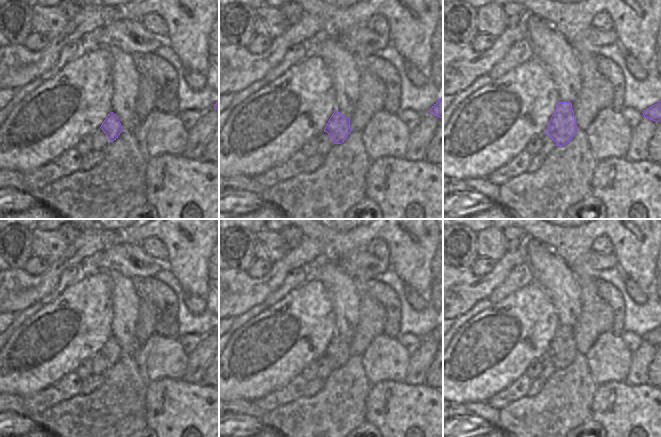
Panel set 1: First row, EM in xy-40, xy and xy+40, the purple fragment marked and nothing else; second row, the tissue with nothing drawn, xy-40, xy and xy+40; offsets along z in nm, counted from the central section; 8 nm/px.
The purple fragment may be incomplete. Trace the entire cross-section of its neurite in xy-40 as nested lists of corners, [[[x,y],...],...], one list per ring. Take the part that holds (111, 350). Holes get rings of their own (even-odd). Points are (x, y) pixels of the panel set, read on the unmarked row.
[[[113,336],[108,338],[100,352],[104,355],[110,366],[116,364],[123,353],[118,341]]]

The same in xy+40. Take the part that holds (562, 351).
[[[559,326],[548,347],[545,358],[556,367],[556,370],[563,370],[572,364],[577,354],[572,328]]]

